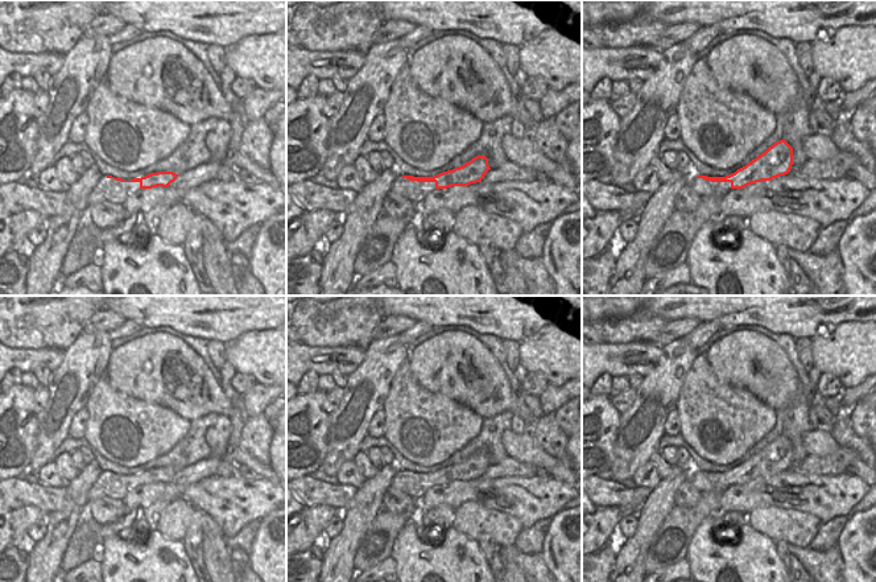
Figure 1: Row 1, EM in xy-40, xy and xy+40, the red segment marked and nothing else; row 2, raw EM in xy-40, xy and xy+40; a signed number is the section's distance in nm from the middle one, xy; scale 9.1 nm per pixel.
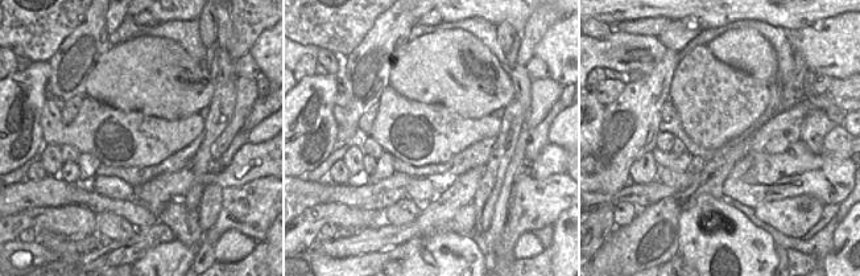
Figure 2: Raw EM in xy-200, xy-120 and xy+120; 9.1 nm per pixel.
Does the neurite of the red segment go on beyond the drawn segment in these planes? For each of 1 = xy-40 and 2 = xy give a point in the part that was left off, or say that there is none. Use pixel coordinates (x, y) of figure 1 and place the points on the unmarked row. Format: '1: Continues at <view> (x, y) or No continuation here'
1: No continuation here
2: No continuation here.

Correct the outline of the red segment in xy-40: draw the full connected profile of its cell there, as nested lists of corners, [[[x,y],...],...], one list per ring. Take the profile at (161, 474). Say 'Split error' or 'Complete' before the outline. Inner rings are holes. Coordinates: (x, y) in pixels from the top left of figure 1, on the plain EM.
Complete. [[[157,467],[157,469],[150,469],[150,470],[145,471],[145,472],[133,474],[133,475],[131,475],[131,476],[124,476],[124,475],[121,475],[121,474],[115,474],[115,472],[112,472],[112,471],[107,471],[107,474],[113,474],[113,475],[121,476],[121,478],[139,478],[139,479],[140,479],[140,484],[152,484],[152,483],[157,483],[157,482],[168,483],[168,482],[170,482],[172,478],[175,476],[177,472],[178,472],[178,470],[175,470],[175,469],[173,469],[173,467]]]

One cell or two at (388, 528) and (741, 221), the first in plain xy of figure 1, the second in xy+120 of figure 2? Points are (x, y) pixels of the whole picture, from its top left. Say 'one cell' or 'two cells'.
two cells

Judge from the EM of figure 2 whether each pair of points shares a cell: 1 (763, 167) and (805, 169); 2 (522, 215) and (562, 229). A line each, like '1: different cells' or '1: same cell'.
1: same cell
2: different cells

